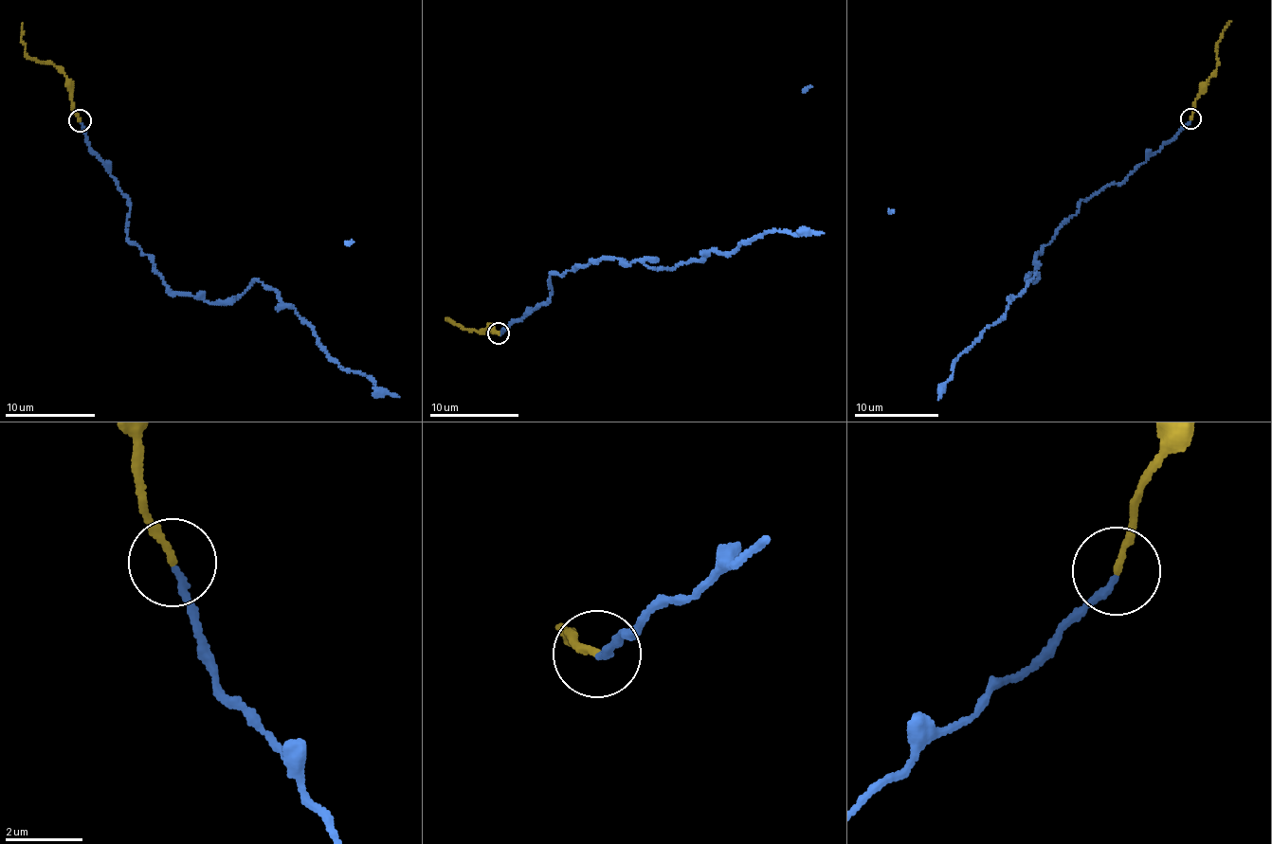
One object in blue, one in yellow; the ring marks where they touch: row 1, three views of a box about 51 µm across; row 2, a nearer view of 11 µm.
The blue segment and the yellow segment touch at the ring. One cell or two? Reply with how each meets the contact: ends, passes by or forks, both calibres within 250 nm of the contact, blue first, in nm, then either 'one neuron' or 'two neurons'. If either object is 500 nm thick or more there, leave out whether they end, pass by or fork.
blue ends; yellow ends; calibres 190 and 170 nm; two neurons

